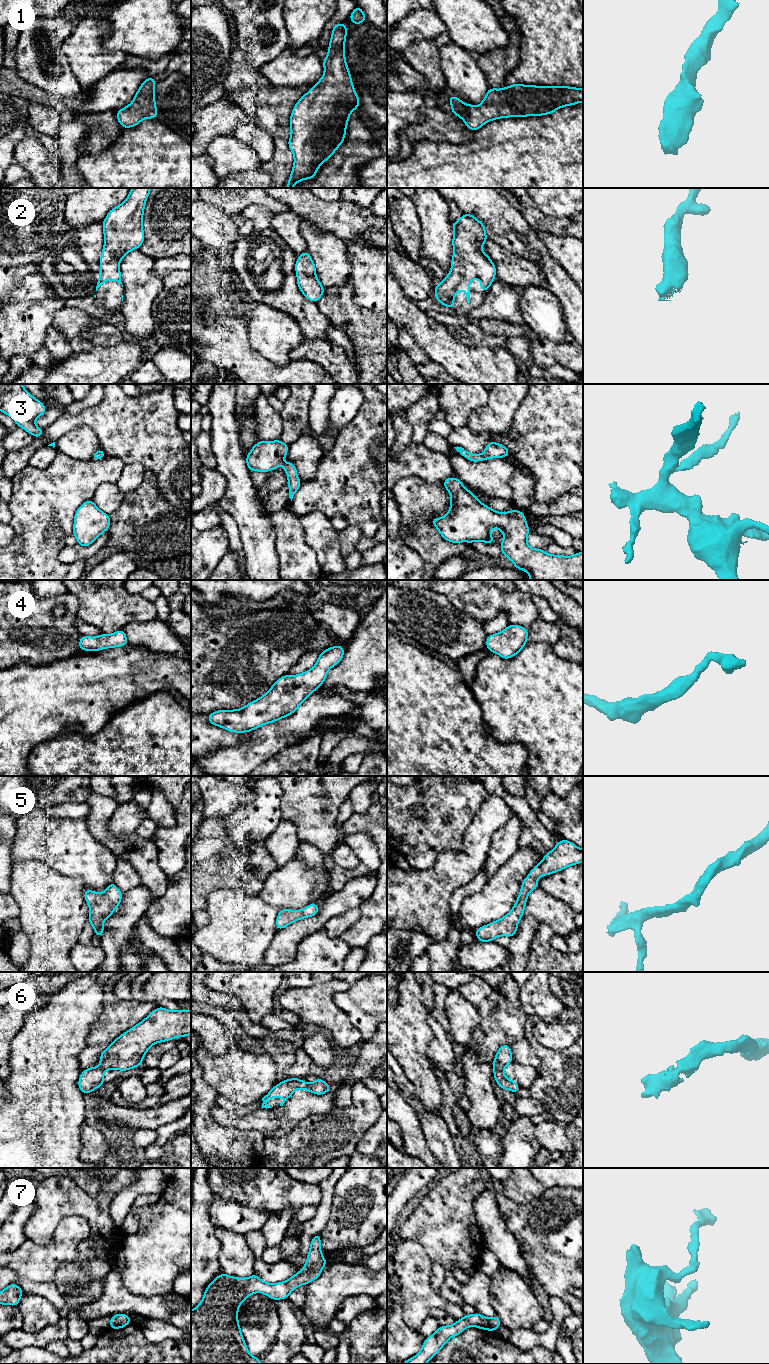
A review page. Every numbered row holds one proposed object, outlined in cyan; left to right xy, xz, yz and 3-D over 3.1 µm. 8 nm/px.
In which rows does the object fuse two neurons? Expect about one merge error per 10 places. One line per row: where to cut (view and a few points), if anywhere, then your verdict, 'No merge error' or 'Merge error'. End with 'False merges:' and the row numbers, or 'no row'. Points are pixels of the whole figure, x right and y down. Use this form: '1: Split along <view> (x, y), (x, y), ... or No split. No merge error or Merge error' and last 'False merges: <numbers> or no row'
1: No split. No merge error
2: No split. No merge error
3: No split. No merge error
4: No split. No merge error
5: No split. No merge error
6: No split. No merge error
7: No split. No merge error
False merges: no row

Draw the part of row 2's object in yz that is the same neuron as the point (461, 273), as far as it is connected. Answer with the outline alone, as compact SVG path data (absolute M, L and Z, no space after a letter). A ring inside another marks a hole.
M471 214L463 216L452 224L454 248L451 270L446 278L435 286L435 296L443 306L454 308L456 292L466 292L470 303L470 281L479 279L480 288L487 292L495 280L496 268L488 254L482 252L482 245L488 240L485 225Z

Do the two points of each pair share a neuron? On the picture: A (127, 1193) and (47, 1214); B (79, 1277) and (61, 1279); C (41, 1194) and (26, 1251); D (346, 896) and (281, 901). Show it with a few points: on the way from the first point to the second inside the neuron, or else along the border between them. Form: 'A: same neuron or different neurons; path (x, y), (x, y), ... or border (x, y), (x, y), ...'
A: different neurons; border (134, 1182), (114, 1197), (111, 1219)
B: same neuron; path (75, 1279), (65, 1279)
C: different neurons; border (53, 1239), (46, 1244), (35, 1244), (27, 1240)
D: different neurons; border (329, 891), (326, 895)

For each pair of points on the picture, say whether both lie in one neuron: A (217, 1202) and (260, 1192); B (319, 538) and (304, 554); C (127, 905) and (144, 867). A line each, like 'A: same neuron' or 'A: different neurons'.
A: different neurons
B: different neurons
C: different neurons

